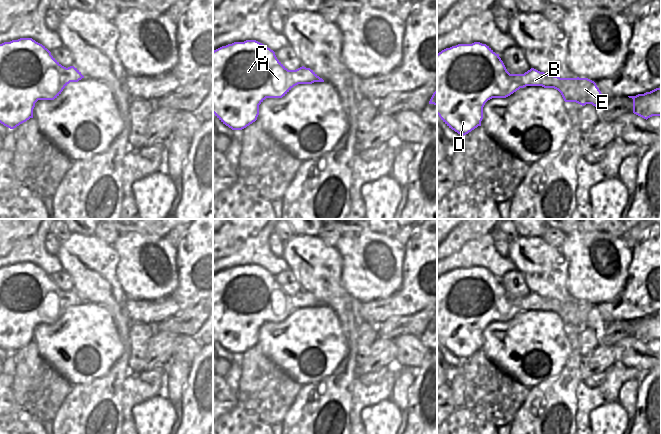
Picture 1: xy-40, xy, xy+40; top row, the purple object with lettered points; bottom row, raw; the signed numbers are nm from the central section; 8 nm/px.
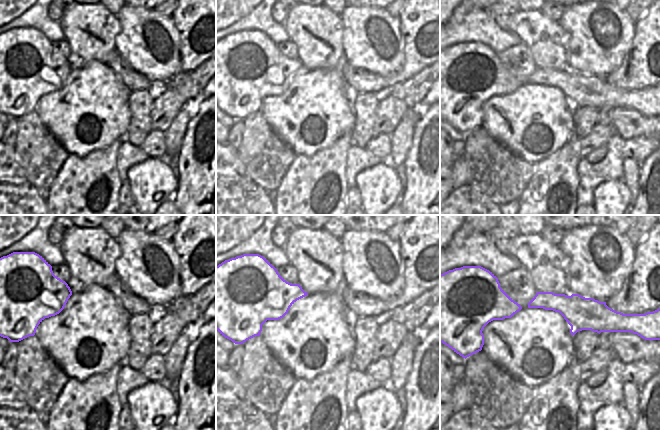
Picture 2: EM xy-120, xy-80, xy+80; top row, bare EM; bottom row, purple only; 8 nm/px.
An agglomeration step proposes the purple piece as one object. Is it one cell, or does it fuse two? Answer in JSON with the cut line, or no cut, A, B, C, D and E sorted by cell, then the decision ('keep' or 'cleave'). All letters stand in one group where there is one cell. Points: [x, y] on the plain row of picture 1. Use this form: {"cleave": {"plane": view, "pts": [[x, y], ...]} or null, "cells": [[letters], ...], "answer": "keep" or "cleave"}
{"cleave": null, "cells": [["A", "B", "C", "D", "E"]], "answer": "keep"}

